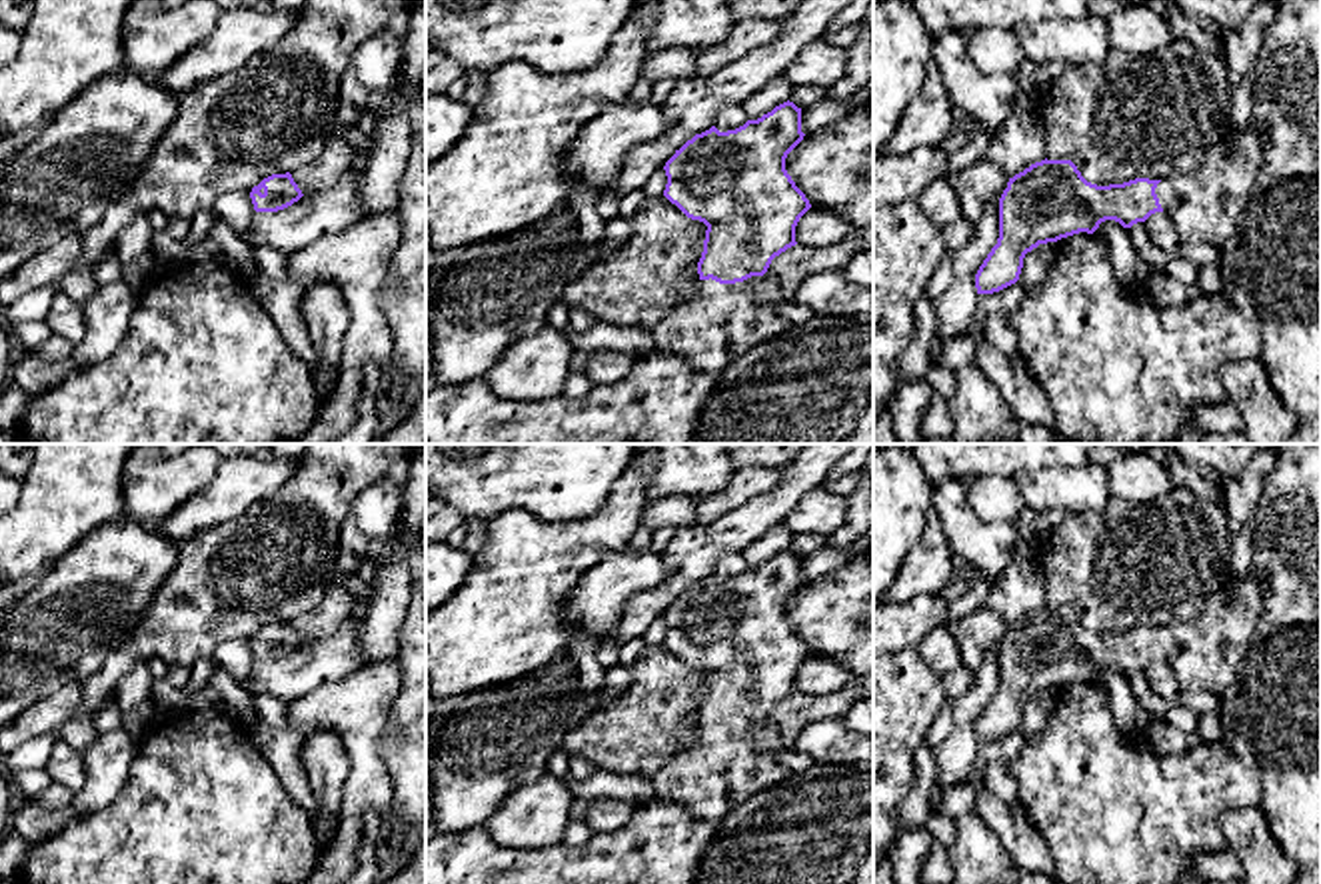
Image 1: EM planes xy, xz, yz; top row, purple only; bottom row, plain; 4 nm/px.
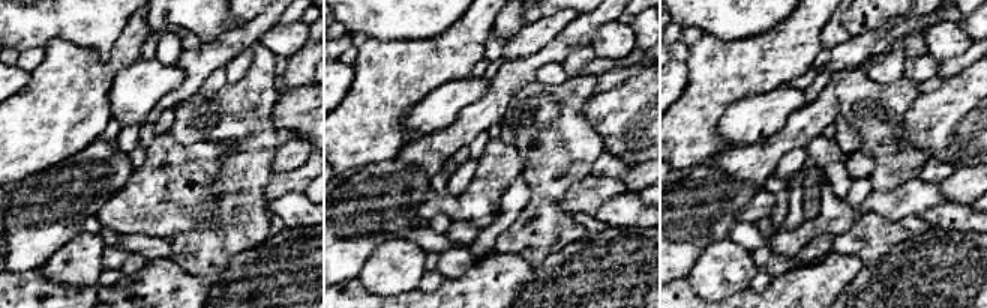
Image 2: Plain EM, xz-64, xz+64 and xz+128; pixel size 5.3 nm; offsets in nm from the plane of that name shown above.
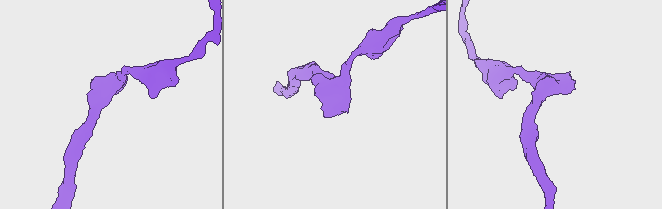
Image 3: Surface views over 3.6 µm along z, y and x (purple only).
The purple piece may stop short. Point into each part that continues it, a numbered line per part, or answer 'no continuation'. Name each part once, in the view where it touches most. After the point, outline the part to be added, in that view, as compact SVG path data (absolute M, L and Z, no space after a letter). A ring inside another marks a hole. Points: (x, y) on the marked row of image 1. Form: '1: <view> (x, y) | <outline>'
1: xz (718, 322) | M769 274L735 284L699 280L691 296L650 332L656 350L717 378L731 360L791 328L777 312L785 300Z

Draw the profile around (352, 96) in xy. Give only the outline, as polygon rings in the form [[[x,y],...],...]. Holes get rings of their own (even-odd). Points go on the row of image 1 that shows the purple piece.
[[[350,66],[340,82],[338,94],[338,126],[352,128],[360,124],[362,114],[368,110],[368,88],[358,80],[354,68]]]

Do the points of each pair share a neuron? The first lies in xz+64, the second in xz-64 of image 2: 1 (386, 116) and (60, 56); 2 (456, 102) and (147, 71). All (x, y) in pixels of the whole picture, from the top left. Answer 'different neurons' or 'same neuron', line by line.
1: same neuron
2: same neuron

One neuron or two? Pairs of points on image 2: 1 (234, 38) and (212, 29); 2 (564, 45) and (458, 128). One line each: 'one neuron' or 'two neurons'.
1: two neurons
2: one neuron

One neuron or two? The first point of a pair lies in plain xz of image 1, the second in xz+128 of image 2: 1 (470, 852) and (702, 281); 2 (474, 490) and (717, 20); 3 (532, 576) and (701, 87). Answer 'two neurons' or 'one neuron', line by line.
1: two neurons
2: one neuron
3: one neuron

